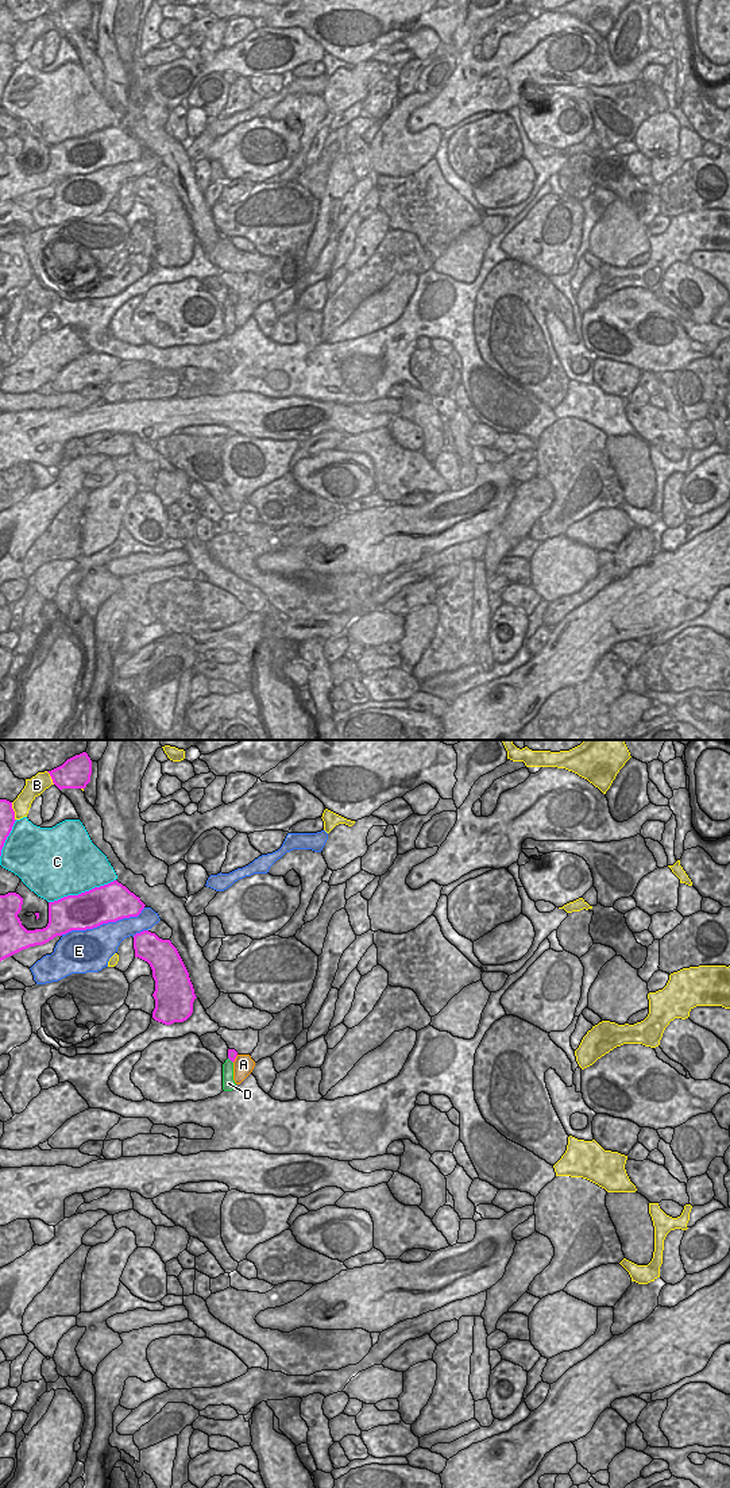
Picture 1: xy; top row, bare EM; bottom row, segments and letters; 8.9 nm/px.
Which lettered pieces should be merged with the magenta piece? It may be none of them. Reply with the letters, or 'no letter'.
A

